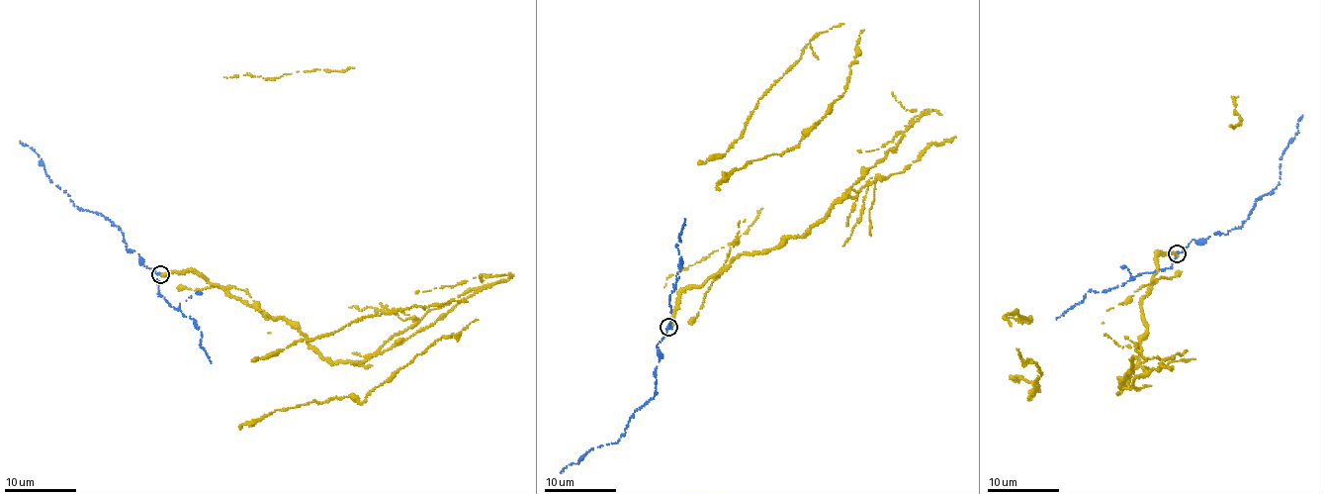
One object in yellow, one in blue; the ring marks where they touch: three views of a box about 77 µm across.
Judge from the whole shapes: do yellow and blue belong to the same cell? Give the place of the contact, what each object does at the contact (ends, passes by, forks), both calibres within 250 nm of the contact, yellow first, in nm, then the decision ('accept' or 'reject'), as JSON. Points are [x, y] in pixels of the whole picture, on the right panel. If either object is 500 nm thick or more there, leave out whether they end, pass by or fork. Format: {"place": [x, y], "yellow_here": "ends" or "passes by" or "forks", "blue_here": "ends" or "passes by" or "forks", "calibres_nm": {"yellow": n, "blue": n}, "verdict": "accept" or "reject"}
{"place": [1177, 253], "yellow_here": "ends", "blue_here": "passes by", "calibres_nm": {"yellow": 400, "blue": 160}, "verdict": "reject"}

